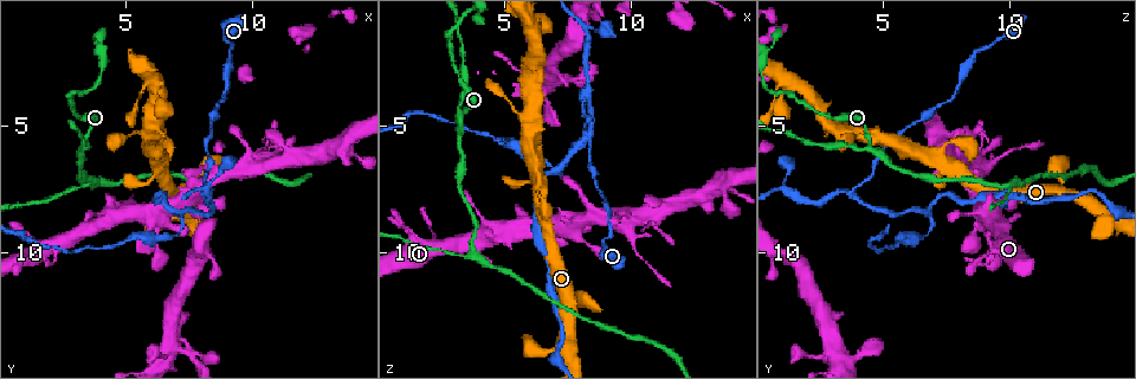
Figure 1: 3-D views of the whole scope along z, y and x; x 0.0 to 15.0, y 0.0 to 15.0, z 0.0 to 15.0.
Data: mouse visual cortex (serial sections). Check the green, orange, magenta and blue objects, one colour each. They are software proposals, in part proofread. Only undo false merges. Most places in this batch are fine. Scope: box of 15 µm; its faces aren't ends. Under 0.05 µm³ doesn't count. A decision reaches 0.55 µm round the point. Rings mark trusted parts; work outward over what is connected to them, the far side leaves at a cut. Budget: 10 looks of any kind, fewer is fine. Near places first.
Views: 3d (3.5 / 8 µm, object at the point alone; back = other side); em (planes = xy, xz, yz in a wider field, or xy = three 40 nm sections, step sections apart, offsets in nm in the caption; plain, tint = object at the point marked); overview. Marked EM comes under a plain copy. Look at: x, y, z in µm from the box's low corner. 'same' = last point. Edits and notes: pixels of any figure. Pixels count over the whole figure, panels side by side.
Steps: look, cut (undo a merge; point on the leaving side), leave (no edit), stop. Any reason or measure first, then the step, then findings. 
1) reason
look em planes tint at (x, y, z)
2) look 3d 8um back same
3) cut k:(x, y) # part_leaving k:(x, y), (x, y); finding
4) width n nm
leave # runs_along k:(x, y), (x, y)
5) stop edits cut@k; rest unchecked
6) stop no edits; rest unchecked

calibre changes
look 3d 8um at (10.0, 6.3, 9.4)

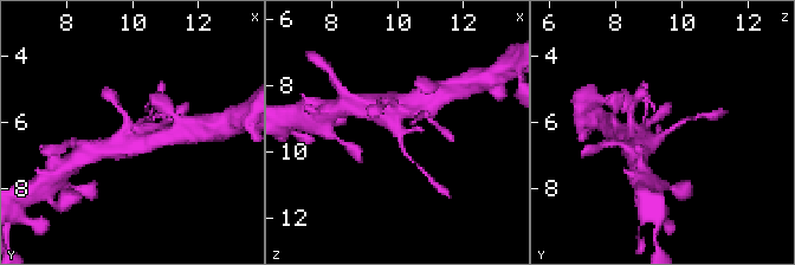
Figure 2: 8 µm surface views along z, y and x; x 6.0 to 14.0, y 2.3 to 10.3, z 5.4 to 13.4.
look 3d 3.5um at (10.2, 6.4, 9.5)

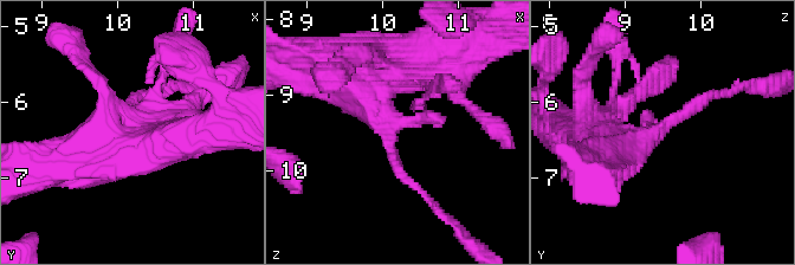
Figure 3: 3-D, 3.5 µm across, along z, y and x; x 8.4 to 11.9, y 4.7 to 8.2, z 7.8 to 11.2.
leave # runs_along 3:(601, 154), (647, 140), (717, 92); one cell here

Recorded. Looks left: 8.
look 3d 3.5um at (8.1, 7.3, 4.1)

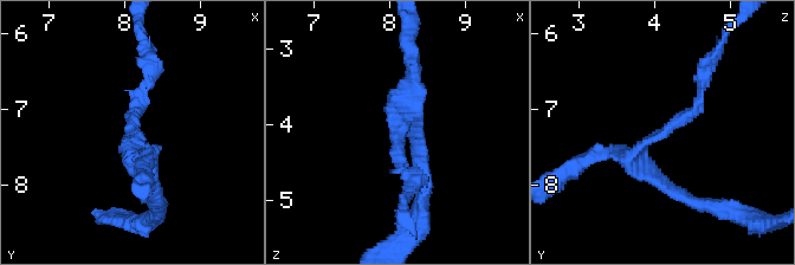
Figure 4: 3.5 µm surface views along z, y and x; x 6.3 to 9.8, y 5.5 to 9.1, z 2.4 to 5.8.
now the EM
look em xy step 1 tint at (8.15, 7.35, 3.95)

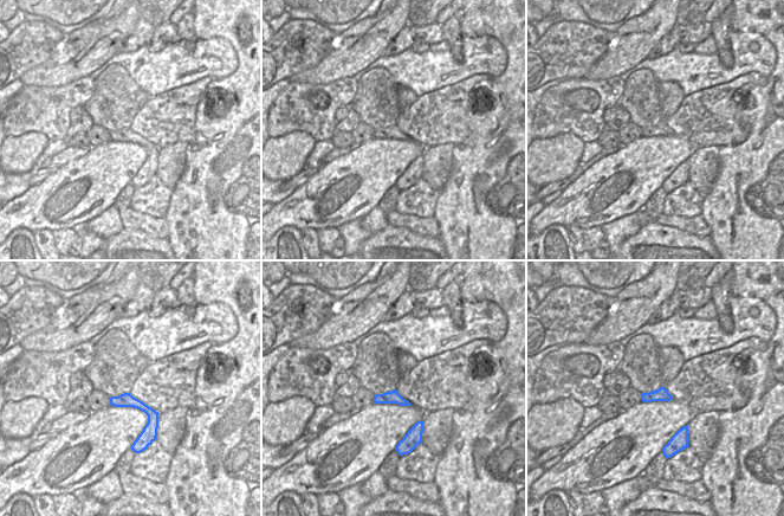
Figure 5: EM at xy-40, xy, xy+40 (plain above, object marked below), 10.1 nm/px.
leave # runs_along 4:(702, 90), (696, 111), (641, 152), (680, 195); all the same cell

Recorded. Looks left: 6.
abrupt turn
look 3d 3.5um at (7.1, 9.1, 6.9)

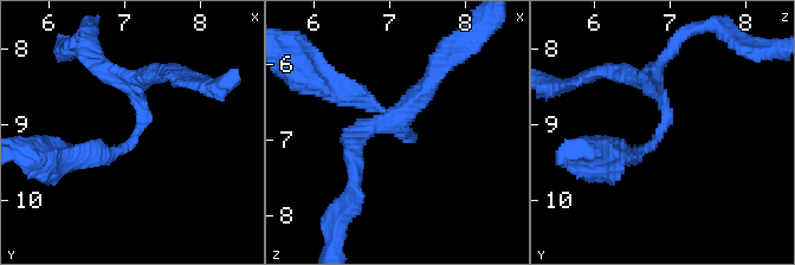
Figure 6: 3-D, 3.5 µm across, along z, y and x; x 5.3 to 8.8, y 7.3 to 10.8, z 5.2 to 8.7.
arm_widths 200, 250 nm
look em xy step 5 tint at (7.15, 9.15, 6.90)

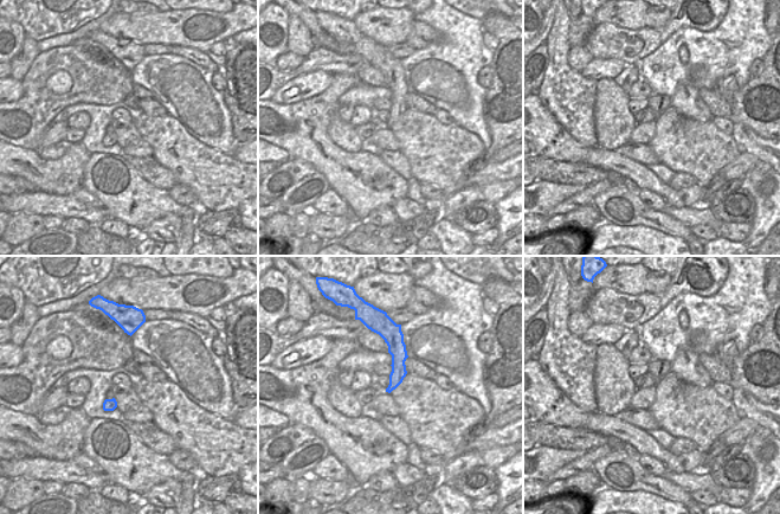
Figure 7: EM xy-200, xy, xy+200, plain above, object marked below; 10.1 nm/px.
leave # runs_along 6:(146, 77), (137, 135), (112, 154), (76, 157); one cell here

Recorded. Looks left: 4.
three-way junction
look 3d 3.5um at (3.5, 5.5, 4.4)

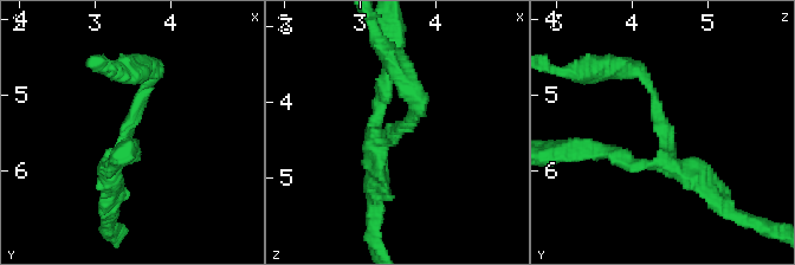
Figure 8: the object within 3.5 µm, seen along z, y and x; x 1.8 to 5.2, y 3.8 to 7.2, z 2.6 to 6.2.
arms 3; arm_widths 150, 150, 250 nm; now the EM
look em planes tint at (3.40, 5.50, 4.45)

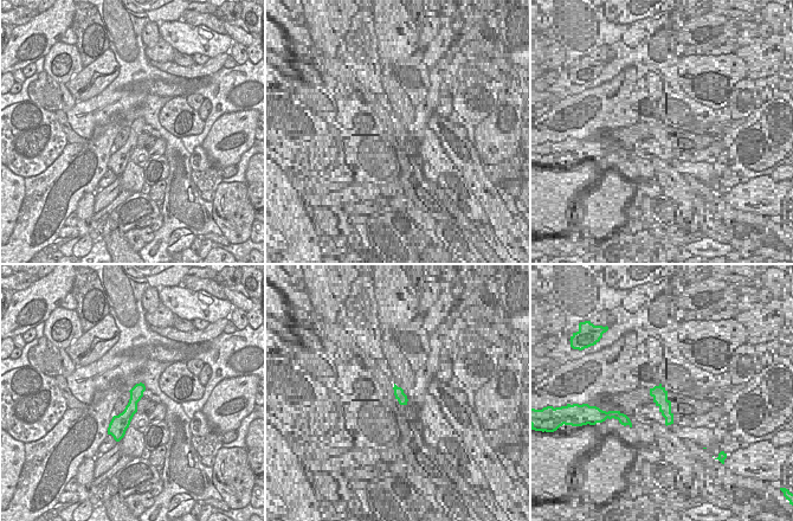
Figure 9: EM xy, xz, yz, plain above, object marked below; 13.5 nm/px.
leave # runs_along 8:(633, 70), (652, 88), (670, 157), (706, 186); continuous, no second cell

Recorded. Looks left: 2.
stop no edits; rest unchecked

